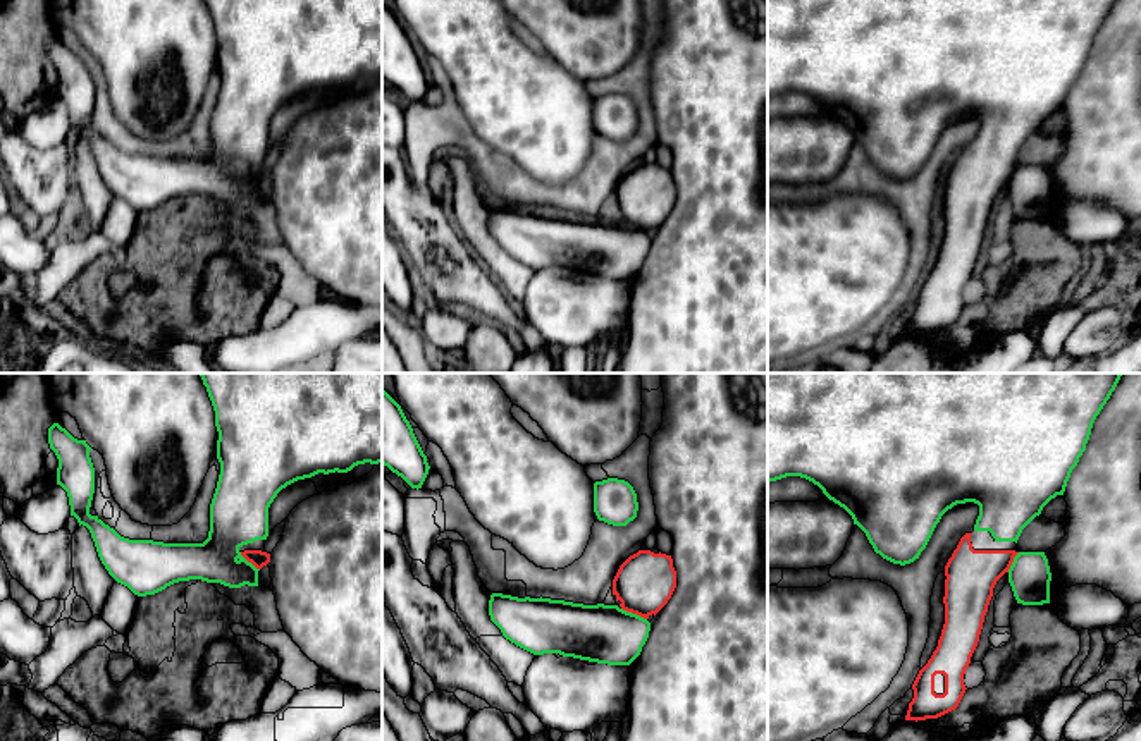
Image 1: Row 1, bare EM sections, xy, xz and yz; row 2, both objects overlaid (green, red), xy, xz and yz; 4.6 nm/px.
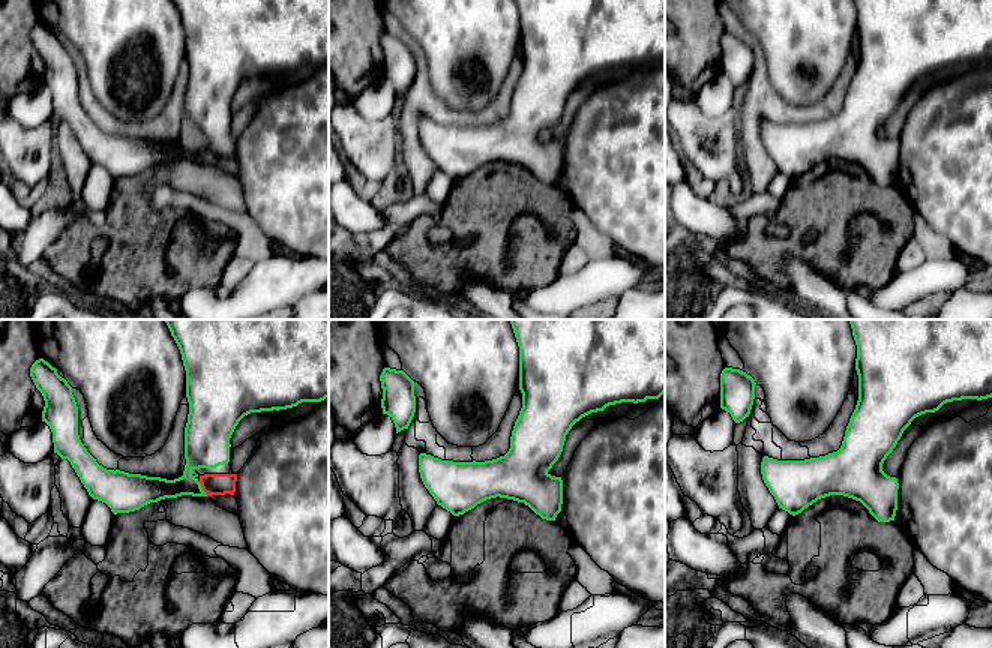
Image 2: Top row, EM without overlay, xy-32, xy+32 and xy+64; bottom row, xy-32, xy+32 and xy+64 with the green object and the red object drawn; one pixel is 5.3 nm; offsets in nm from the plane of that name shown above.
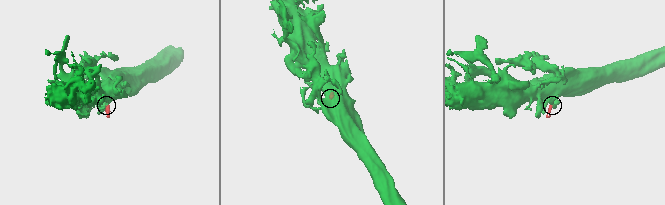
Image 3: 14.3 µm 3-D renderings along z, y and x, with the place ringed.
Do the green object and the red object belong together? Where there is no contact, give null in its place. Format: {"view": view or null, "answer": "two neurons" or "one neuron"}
{"view": "xz", "answer": "one neuron"}

